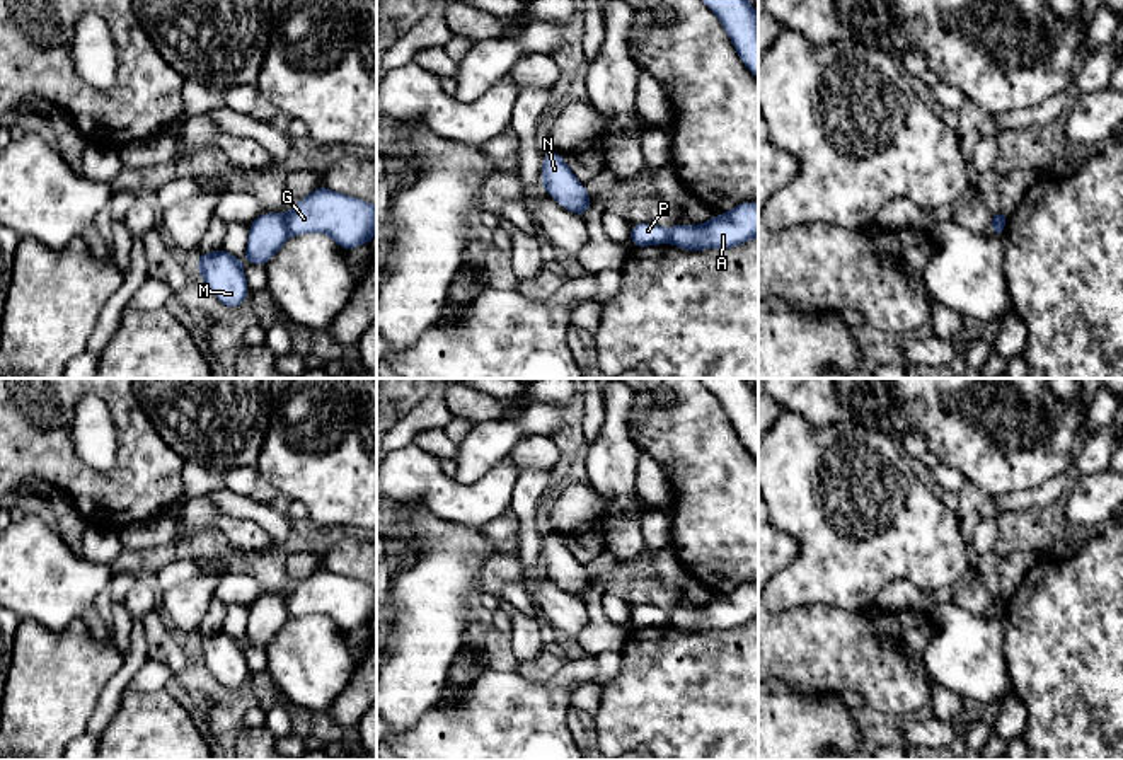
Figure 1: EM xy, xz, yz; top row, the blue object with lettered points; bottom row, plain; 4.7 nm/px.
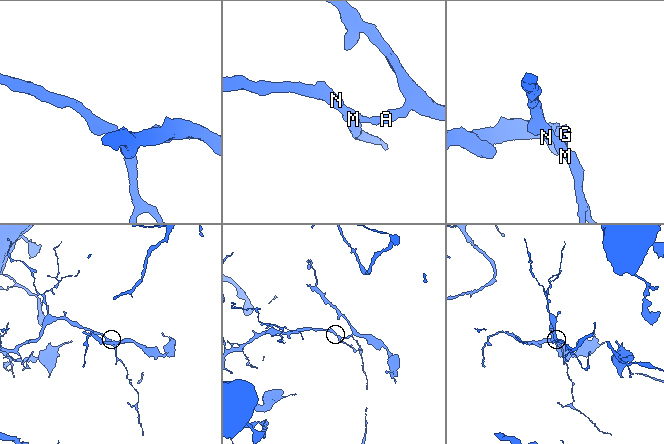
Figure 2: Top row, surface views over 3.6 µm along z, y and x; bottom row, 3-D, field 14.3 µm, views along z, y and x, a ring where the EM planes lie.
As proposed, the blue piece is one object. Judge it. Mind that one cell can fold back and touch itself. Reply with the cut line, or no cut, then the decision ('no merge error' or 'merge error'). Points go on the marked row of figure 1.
cut in xy along (285, 217), (290, 234); merge error

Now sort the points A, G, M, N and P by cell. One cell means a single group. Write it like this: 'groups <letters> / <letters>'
groups A G / M N P

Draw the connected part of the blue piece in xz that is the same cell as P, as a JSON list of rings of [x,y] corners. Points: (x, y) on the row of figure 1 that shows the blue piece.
[[[632,223],[631,244],[632,247],[648,247],[670,242],[670,232],[656,223]]]

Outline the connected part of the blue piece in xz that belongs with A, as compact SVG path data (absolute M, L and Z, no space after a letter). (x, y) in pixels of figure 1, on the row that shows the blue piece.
M738 203L729 213L714 215L707 223L677 223L670 242L685 250L733 249L758 237L758 203Z

